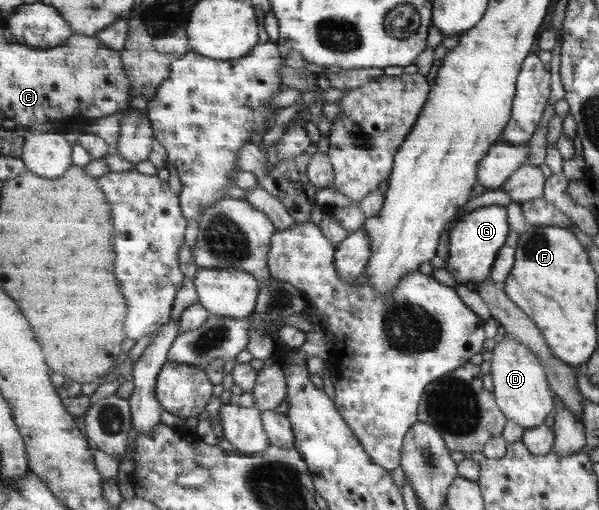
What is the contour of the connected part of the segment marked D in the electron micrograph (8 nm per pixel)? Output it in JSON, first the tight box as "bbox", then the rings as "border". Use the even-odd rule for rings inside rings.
{"bbox":[492,333,553,428],"border":[[[505,333],[503,339],[496,339],[492,360],[494,389],[499,408],[508,416],[509,420],[517,423],[521,428],[535,428],[543,424],[543,420],[553,412],[553,394],[545,382],[543,366],[537,357],[524,344]]]}

